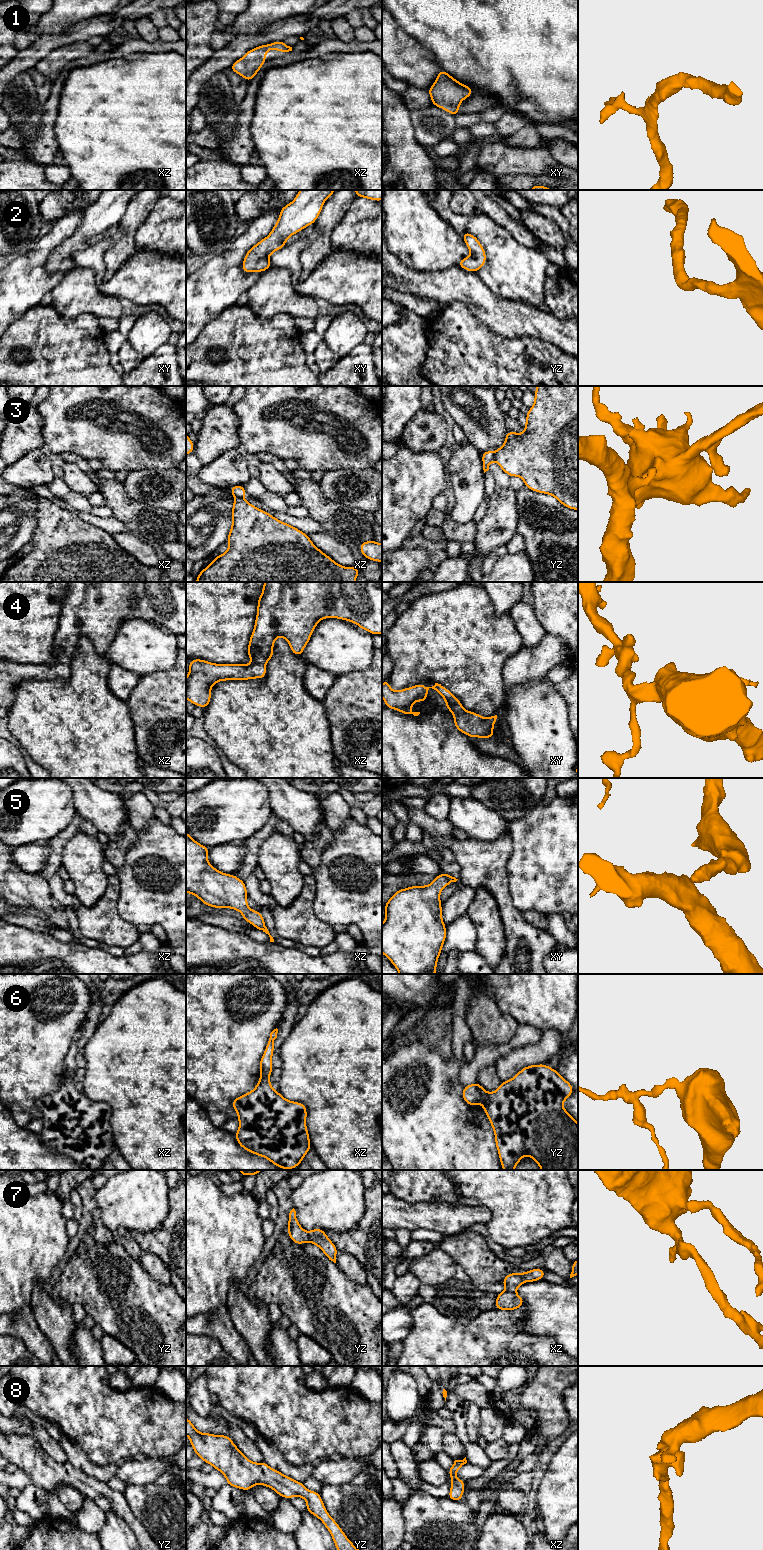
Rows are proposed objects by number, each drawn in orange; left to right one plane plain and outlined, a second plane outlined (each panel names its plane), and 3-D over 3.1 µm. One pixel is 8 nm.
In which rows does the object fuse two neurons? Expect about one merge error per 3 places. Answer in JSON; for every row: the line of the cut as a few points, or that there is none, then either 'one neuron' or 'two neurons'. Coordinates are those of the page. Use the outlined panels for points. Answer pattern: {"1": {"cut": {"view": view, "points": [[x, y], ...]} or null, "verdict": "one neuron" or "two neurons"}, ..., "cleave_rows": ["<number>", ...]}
{"1": {"cut": null, "verdict": "one neuron"}, "2": {"cut": null, "verdict": "one neuron"}, "3": {"cut": {"view": "xz", "points": [[236, 497], [242, 499]]}, "verdict": "two neurons"}, "4": {"cut": null, "verdict": "one neuron"}, "5": {"cut": null, "verdict": "one neuron"}, "6": {"cut": {"view": "yz", "points": [[488, 1093], [483, 1102]]}, "verdict": "two neurons"}, "7": {"cut": null, "verdict": "one neuron"}, "8": {"cut": null, "verdict": "one neuron"}, "cleave_rows": ["3", "6"]}

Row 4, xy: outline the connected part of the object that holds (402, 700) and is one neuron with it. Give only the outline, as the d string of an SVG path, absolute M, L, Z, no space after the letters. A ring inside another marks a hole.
M387 679L382 683L382 697L386 707L404 714L418 716L420 712L413 712L411 706L417 700L424 703L428 698L427 692L430 688L434 689L444 698L445 705L453 714L454 725L457 730L471 738L495 738L493 727L497 715L484 718L475 712L467 711L463 708L460 700L441 684L435 683L432 687L426 687L421 683L413 687L394 691L391 689Z

